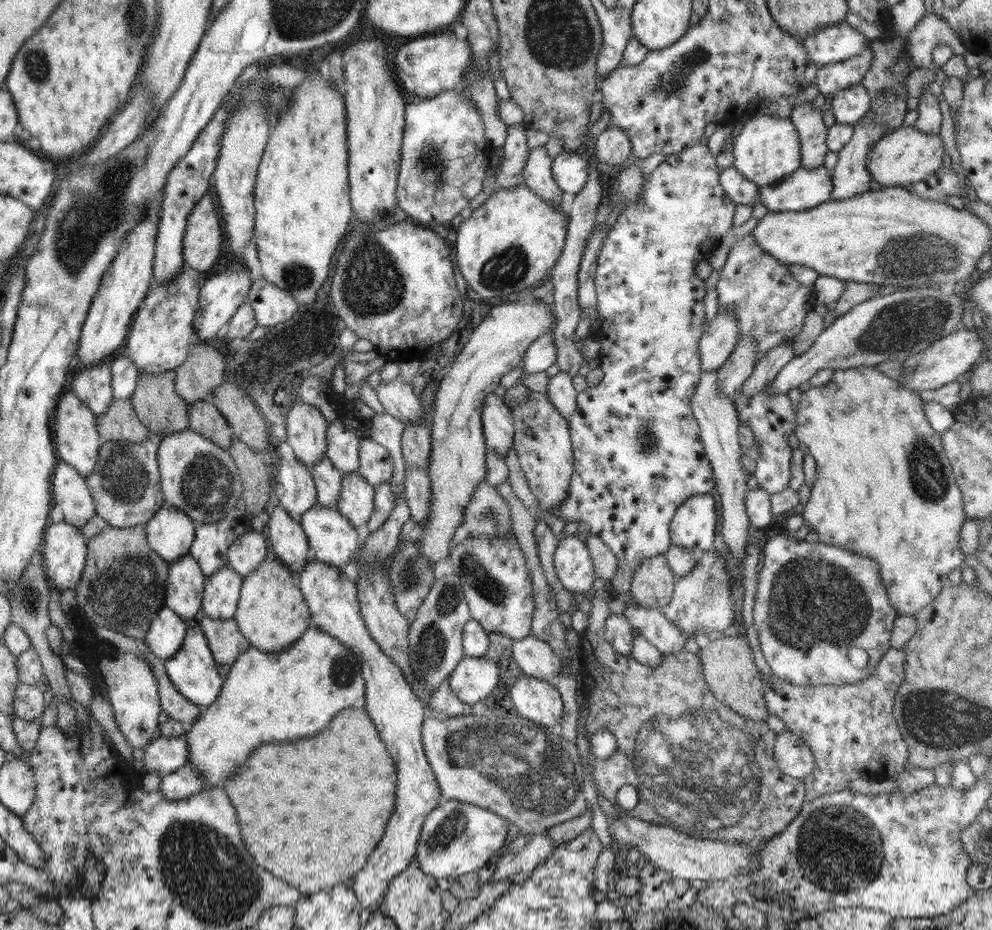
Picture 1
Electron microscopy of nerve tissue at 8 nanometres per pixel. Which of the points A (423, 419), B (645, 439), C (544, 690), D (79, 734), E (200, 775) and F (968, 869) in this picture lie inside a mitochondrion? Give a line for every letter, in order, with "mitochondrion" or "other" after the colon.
A: other
B: mitochondrion
C: other
D: other
E: other
F: other

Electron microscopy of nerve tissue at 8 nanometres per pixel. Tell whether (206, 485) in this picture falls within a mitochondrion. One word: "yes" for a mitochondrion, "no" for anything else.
yes

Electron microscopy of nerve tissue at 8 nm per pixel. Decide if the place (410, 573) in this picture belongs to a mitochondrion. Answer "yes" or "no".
yes

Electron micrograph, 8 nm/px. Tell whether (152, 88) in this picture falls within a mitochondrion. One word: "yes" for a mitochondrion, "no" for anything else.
no

